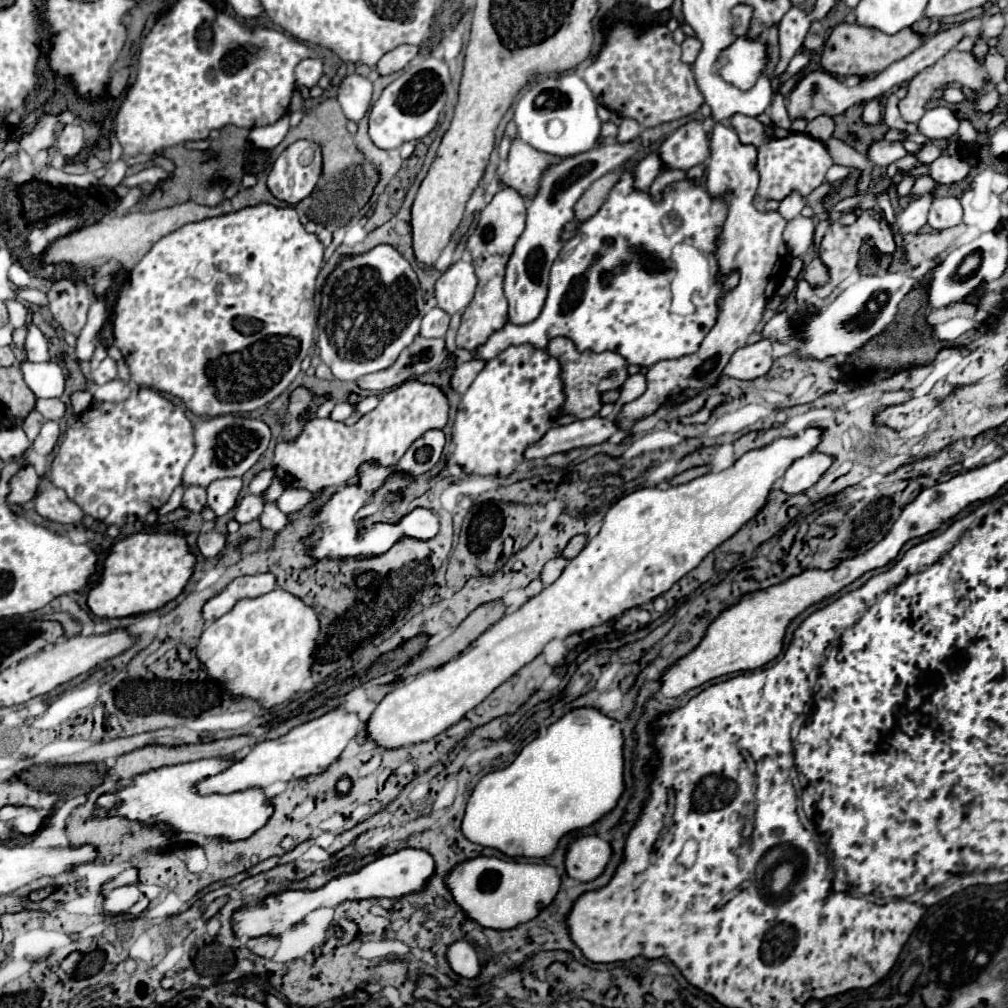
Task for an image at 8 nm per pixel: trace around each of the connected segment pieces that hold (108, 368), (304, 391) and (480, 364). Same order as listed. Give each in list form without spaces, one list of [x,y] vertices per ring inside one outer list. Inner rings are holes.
[[[106,357],[106,359],[92,371],[92,379],[94,379],[96,385],[104,385],[106,381],[110,381],[110,379],[114,379],[114,377],[116,377],[116,363],[114,363],[110,357]]]
[[[298,385],[298,387],[292,391],[290,401],[288,401],[288,411],[290,411],[290,415],[292,415],[292,417],[298,417],[302,411],[306,411],[306,409],[312,405],[314,395],[316,395],[316,393],[312,393],[308,387]]]
[[[472,359],[468,363],[460,363],[456,369],[452,369],[452,387],[462,395],[474,381],[474,377],[484,369],[486,361]]]

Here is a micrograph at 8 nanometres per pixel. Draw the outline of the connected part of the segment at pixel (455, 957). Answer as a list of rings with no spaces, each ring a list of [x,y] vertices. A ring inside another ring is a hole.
[[[456,941],[448,947],[448,963],[462,977],[478,977],[478,953],[470,941]]]

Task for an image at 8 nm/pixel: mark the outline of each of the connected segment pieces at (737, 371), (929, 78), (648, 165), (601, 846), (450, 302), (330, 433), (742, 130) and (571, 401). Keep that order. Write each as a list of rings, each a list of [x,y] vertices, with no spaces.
[[[760,339],[754,345],[746,345],[738,349],[730,363],[726,365],[722,377],[734,377],[734,379],[756,379],[770,371],[772,367],[772,341]]]
[[[952,49],[950,53],[946,53],[942,59],[938,59],[932,67],[926,67],[924,71],[920,71],[916,77],[912,77],[908,81],[908,93],[904,99],[898,101],[898,109],[902,113],[902,119],[906,123],[918,123],[920,117],[924,115],[926,111],[926,103],[932,99],[932,95],[938,91],[938,89],[944,89],[946,85],[950,83],[960,83],[962,87],[970,87],[974,91],[980,91],[982,85],[984,85],[984,73],[976,73],[976,59],[968,53],[962,53],[958,49]]]
[[[652,153],[646,159],[642,159],[634,169],[634,189],[648,189],[660,171],[662,171],[662,161],[658,159],[658,153]]]
[[[592,835],[580,837],[568,845],[566,873],[578,881],[594,881],[600,877],[610,861],[612,847],[608,841]]]
[[[456,261],[450,265],[434,285],[434,297],[438,307],[448,315],[462,313],[472,301],[476,289],[474,267],[466,261]]]
[[[404,381],[398,385],[398,389],[390,389],[390,393],[384,393],[378,407],[370,413],[366,413],[356,425],[346,427],[344,423],[334,423],[332,419],[310,419],[298,441],[280,441],[274,449],[274,473],[282,481],[284,487],[306,487],[308,491],[316,493],[322,487],[346,487],[358,483],[358,467],[362,463],[376,463],[380,467],[392,467],[396,465],[402,455],[408,451],[408,447],[424,435],[428,429],[442,429],[448,423],[448,397],[442,393],[438,385],[432,383],[420,383]]]
[[[740,113],[730,117],[730,125],[738,133],[738,139],[744,145],[754,145],[758,149],[756,169],[758,169],[758,175],[760,175],[760,183],[758,183],[756,197],[782,201],[794,191],[800,193],[802,197],[806,197],[816,187],[820,187],[824,183],[826,171],[834,165],[832,157],[828,155],[826,145],[822,141],[810,137],[808,133],[790,133],[784,139],[772,137],[772,133],[770,133],[772,127],[760,123],[756,117],[746,117],[746,115],[740,115]]]
[[[556,337],[548,345],[548,353],[556,357],[562,365],[562,379],[564,379],[564,391],[566,391],[566,403],[562,407],[562,413],[572,413],[578,419],[594,417],[602,407],[600,393],[610,389],[620,389],[628,377],[626,359],[614,351],[602,351],[602,353],[582,351],[580,353],[570,339]]]

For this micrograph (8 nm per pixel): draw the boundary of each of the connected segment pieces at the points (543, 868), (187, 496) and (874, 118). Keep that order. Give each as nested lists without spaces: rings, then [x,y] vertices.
[[[476,857],[462,865],[458,865],[448,877],[446,885],[450,887],[456,903],[464,909],[468,917],[478,921],[482,927],[490,929],[512,929],[536,917],[536,903],[542,901],[550,905],[560,889],[560,875],[552,865],[536,865],[536,863],[518,863],[518,861],[504,861],[496,857]]]
[[[186,487],[184,489],[184,499],[182,499],[182,507],[188,511],[202,511],[206,505],[206,489],[202,487]]]
[[[872,99],[864,103],[864,113],[862,113],[864,125],[876,125],[882,121],[882,105],[878,99]]]

